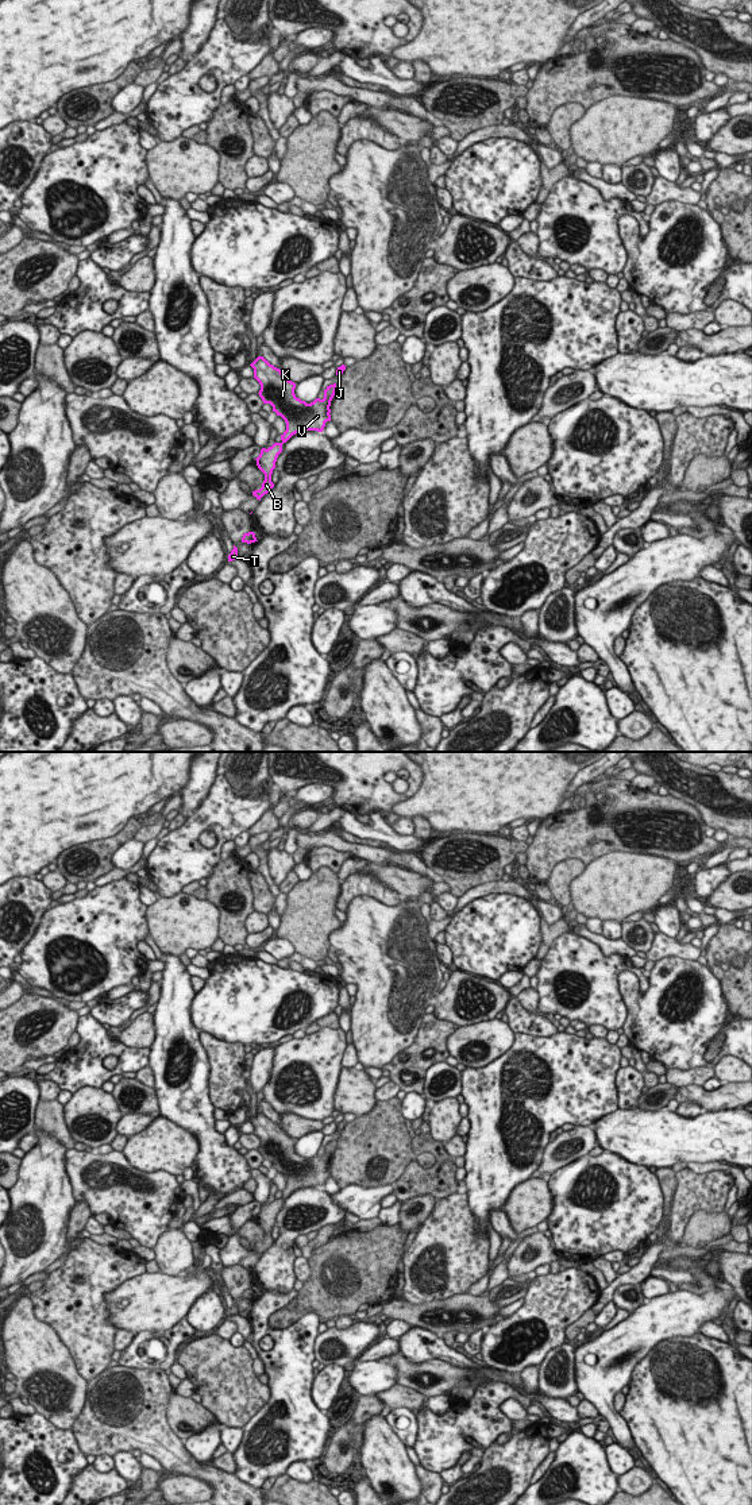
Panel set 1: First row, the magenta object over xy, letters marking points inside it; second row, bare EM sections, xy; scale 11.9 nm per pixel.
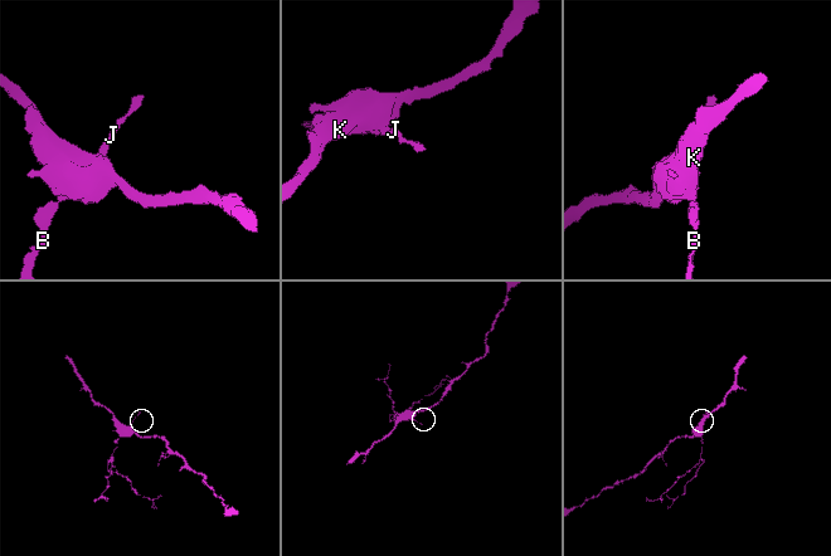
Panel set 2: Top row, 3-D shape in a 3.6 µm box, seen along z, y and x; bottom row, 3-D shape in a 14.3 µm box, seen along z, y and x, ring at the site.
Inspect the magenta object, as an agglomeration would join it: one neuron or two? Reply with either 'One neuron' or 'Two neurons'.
One neuron

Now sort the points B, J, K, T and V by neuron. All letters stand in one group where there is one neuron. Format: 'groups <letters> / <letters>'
groups B J K T V

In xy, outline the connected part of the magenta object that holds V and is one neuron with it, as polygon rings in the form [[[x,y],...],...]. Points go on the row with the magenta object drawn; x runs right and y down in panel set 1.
[[[258,356],[250,366],[254,368],[254,378],[261,385],[258,394],[263,404],[270,404],[273,412],[286,422],[286,431],[281,435],[282,441],[274,443],[267,449],[262,448],[255,459],[258,468],[265,474],[262,487],[252,491],[252,495],[261,501],[274,487],[271,474],[277,458],[282,452],[282,444],[298,432],[323,432],[325,422],[331,421],[329,406],[336,391],[336,383],[327,386],[323,400],[316,398],[306,404],[296,397],[296,383],[286,379],[282,371],[270,364],[263,356]]]

